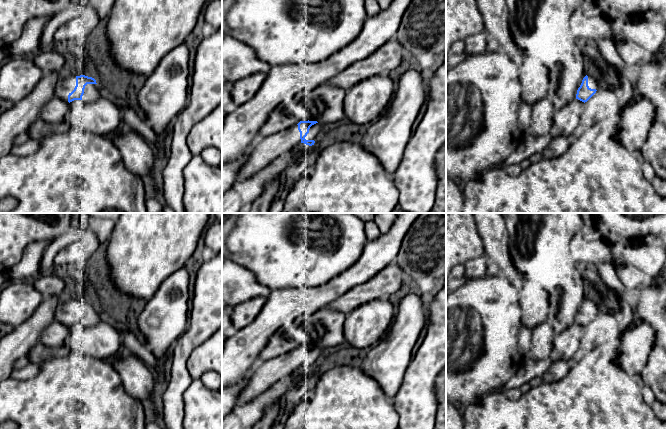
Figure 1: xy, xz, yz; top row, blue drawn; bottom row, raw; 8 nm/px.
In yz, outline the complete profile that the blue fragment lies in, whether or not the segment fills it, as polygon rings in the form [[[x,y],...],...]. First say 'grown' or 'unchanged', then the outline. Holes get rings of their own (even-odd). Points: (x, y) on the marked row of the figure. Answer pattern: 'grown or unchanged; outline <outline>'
grown; outline [[[586,75],[577,90],[576,99],[587,102],[599,89],[599,80],[593,76]]]

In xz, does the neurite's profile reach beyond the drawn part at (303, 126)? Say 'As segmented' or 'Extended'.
Extended

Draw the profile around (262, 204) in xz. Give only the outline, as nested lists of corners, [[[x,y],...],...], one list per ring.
[[[280,175],[264,187],[262,194],[243,213],[268,213],[273,199],[283,187],[284,179]]]

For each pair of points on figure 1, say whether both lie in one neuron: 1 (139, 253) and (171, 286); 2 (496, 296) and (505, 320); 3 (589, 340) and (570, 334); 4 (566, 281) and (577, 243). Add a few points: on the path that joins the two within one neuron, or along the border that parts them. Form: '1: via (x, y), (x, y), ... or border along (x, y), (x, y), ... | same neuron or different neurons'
1: border along (184, 266), (172, 272), (151, 298) | different neurons
2: via (496, 302), (496, 311), (499, 314) | same neuron
3: border along (585, 327), (581, 347) | different neurons
4: border along (573, 236), (570, 242), (570, 257), (576, 265) | different neurons

